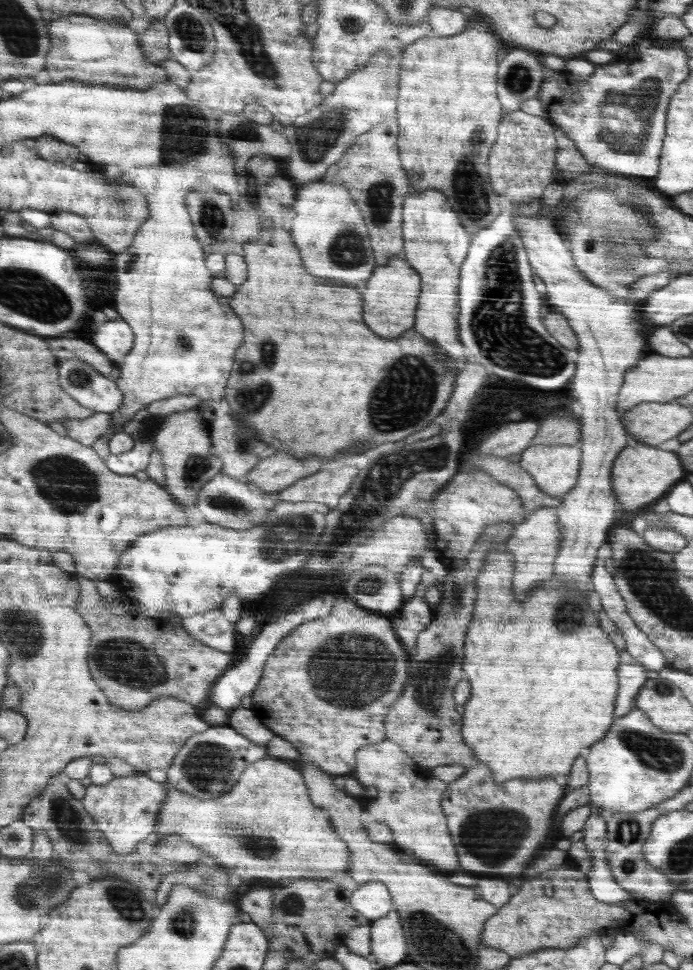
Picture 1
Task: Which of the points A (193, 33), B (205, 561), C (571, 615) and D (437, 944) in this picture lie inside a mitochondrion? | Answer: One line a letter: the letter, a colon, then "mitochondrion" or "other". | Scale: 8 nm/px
A: mitochondrion
B: other
C: mitochondrion
D: mitochondrion

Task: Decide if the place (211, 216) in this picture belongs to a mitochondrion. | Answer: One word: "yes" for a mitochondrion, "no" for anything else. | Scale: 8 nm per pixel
yes

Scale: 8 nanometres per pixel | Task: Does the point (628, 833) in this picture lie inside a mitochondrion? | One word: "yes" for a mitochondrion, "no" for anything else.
yes

